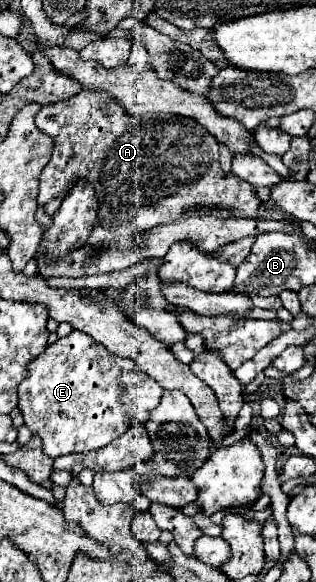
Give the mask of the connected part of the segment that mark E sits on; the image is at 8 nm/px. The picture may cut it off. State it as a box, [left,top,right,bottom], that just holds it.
[18,331,164,457]

